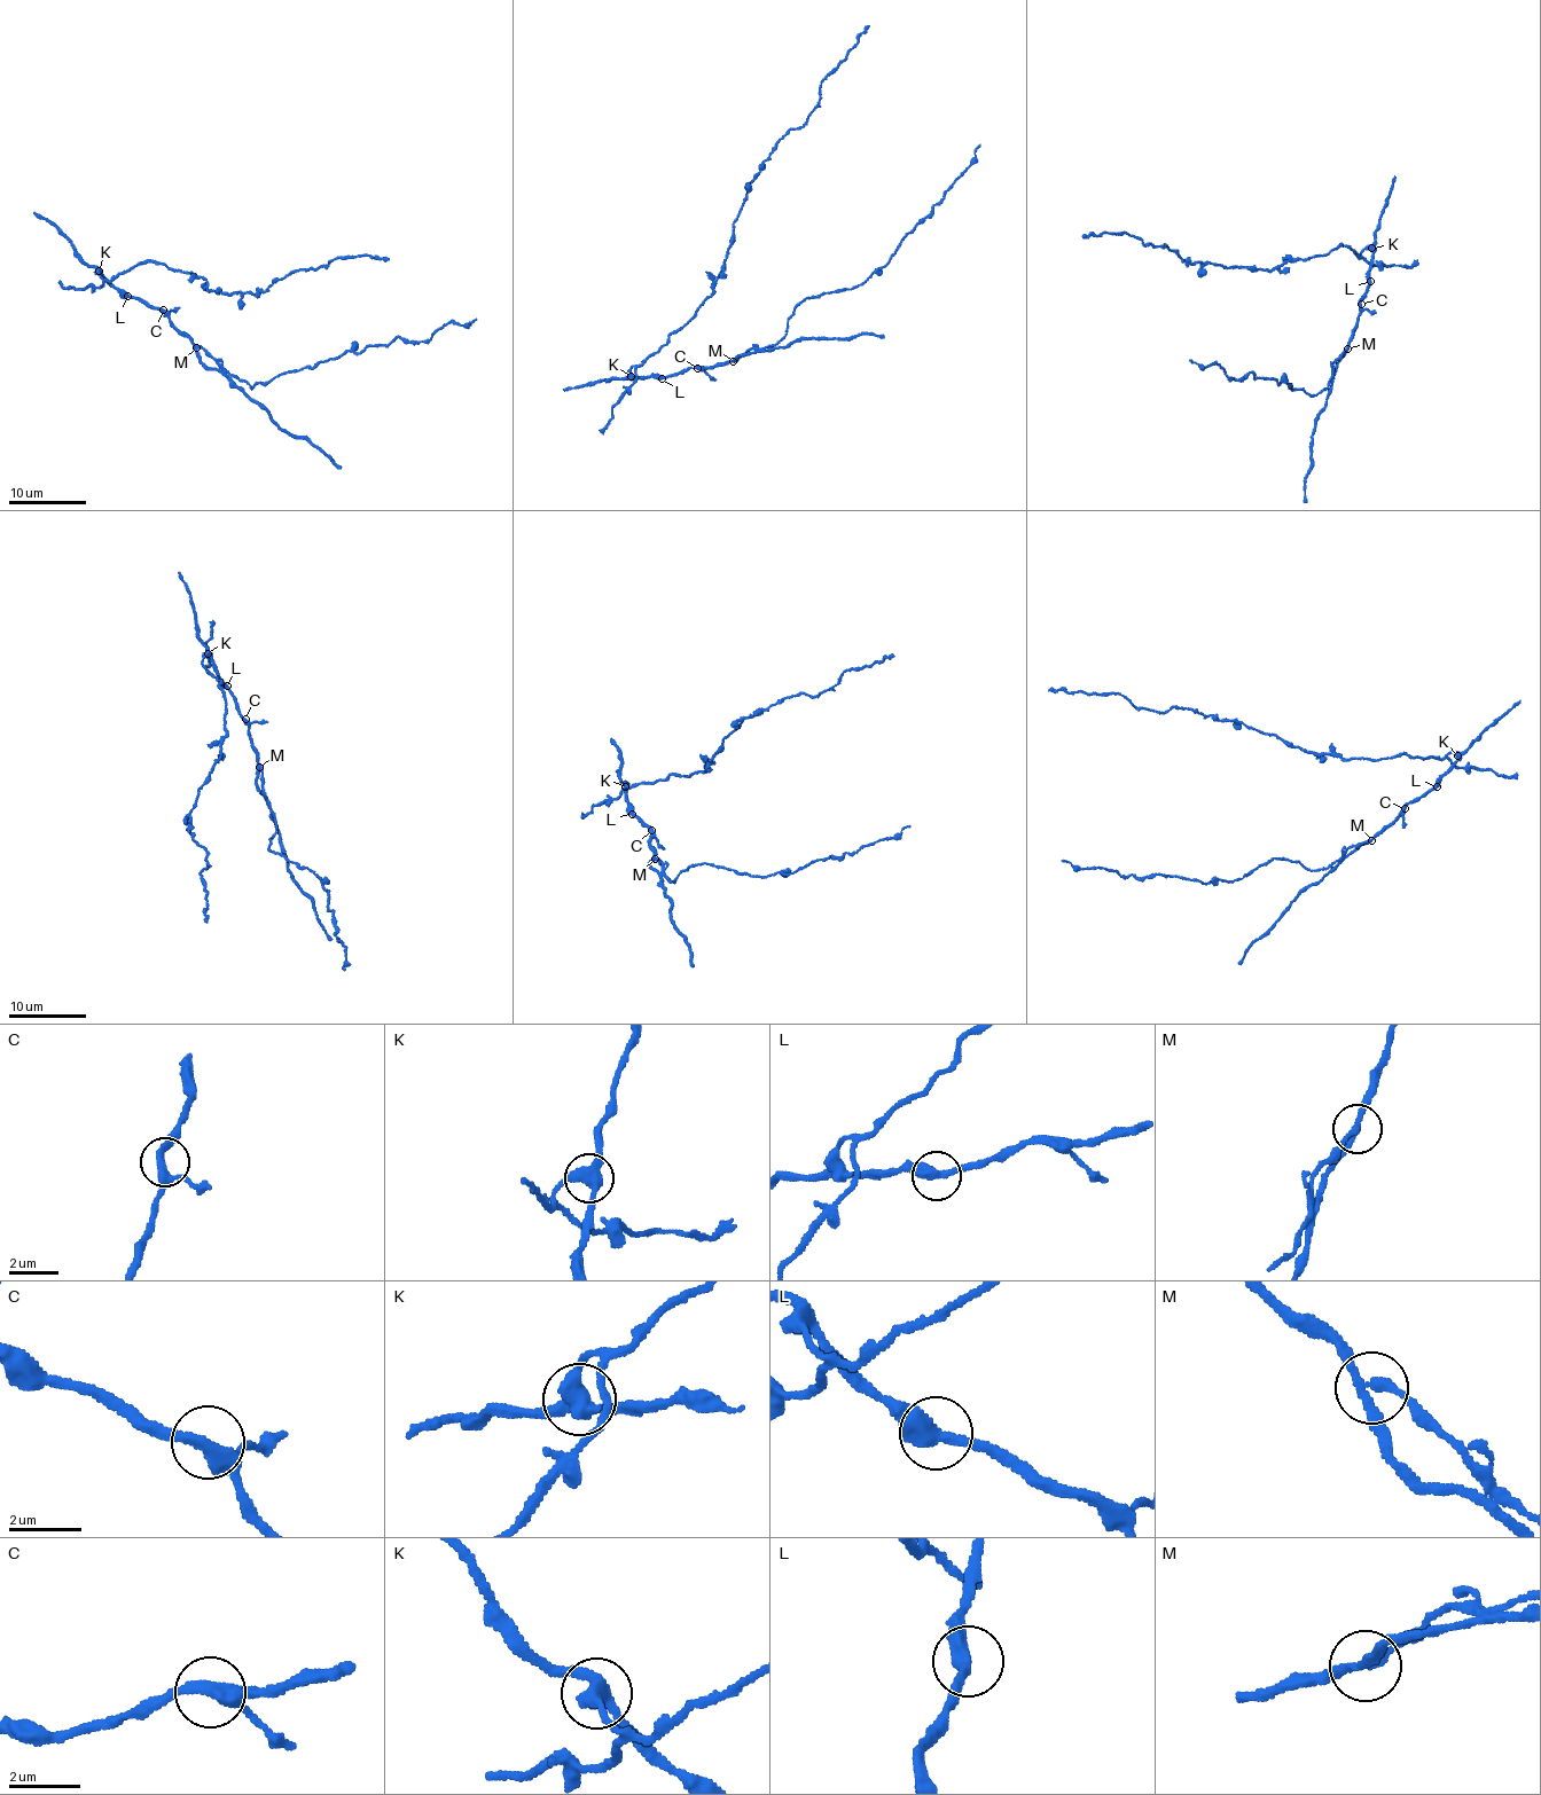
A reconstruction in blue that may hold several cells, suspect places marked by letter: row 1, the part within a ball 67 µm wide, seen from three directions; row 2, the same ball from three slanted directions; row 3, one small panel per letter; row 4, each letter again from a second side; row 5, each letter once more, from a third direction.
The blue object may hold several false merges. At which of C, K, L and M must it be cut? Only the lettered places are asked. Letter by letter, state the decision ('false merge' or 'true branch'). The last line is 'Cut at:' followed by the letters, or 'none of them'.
C: true branch
K: false merge
L: true branch
M: false merge
Cut at: K, M

